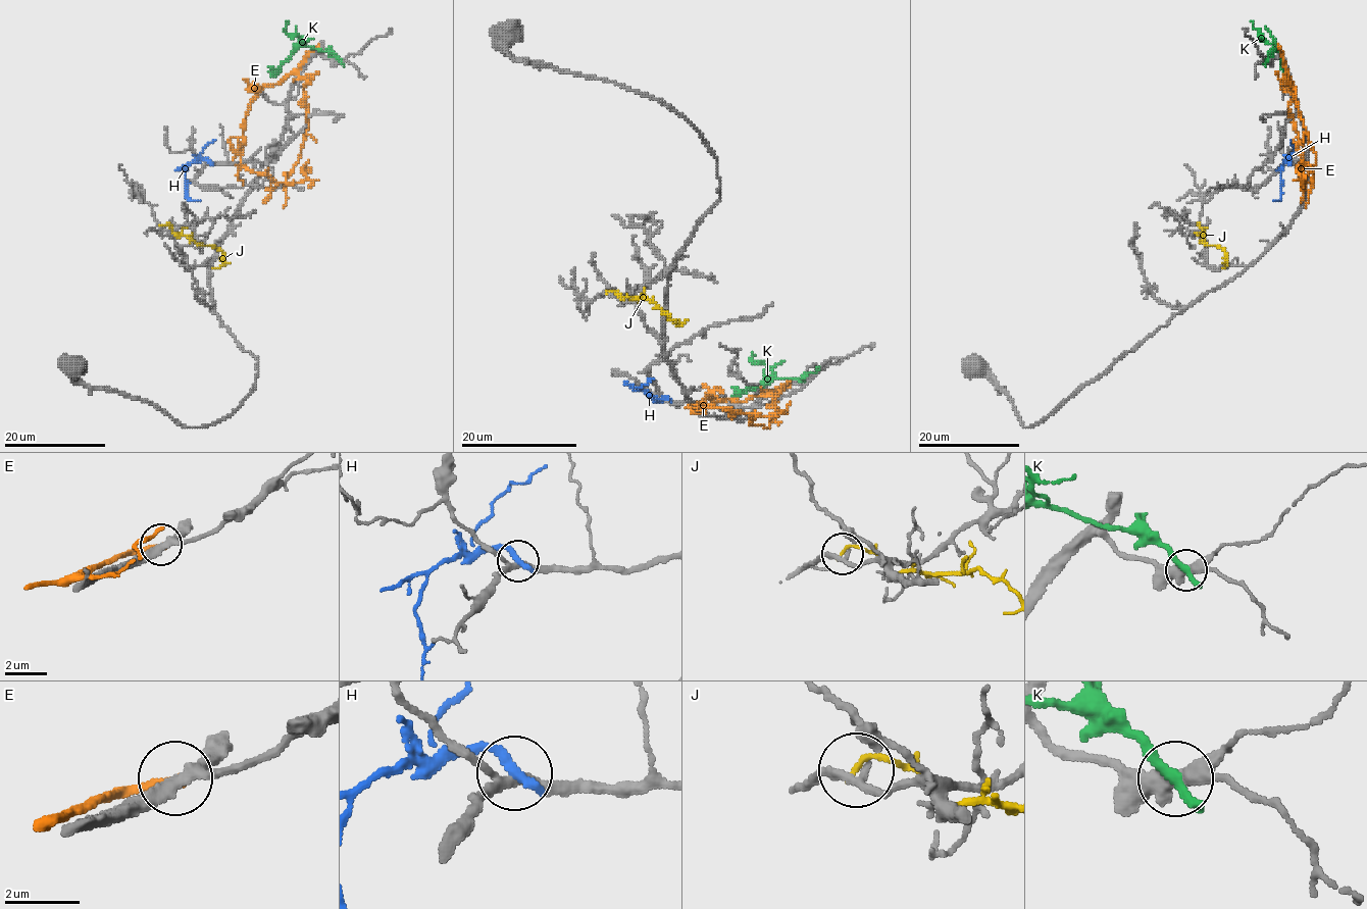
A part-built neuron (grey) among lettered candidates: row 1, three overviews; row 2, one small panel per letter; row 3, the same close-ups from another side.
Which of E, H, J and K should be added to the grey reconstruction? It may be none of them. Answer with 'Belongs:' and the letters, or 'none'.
Belongs: none

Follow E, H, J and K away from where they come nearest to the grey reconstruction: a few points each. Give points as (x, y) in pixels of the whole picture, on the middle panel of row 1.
E: (788, 385), (746, 401), (709, 396), (697, 406), (770, 414), (780, 421), (775, 422)
H: (664, 396), (648, 395), (635, 388), (654, 379)
J: (607, 293), (617, 292), (621, 299), (647, 298), (679, 323), (668, 320)
K: (815, 371), (799, 379), (767, 379), (760, 387), (730, 396)

